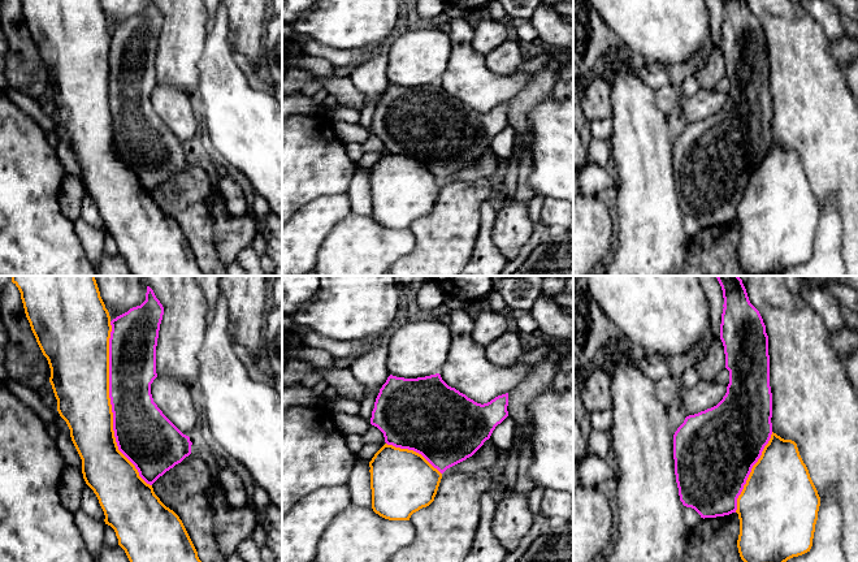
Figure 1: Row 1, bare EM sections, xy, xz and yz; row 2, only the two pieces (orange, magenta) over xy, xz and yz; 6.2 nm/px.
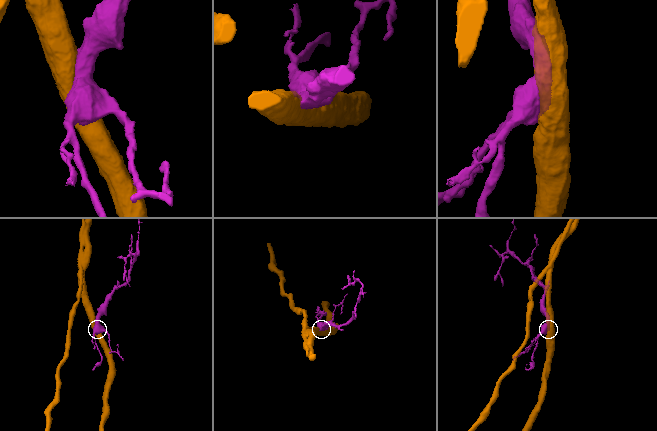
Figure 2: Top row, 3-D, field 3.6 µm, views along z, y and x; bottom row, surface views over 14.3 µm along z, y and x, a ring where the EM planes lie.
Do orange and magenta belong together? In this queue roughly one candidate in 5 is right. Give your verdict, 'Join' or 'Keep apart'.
Keep apart

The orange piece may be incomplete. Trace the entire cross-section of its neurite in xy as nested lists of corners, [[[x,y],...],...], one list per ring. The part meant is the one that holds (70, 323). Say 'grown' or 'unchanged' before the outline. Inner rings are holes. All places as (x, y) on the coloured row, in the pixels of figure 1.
unchanged; [[[12,276],[18,288],[26,317],[36,342],[47,358],[57,411],[70,429],[72,441],[82,459],[86,484],[96,494],[110,526],[130,562],[202,562],[179,516],[166,507],[147,484],[135,466],[118,450],[109,398],[110,316],[100,297],[95,276]]]

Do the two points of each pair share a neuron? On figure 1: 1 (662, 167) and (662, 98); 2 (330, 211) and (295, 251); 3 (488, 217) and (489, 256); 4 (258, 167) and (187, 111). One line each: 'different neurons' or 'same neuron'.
1: different neurons
2: same neuron
3: same neuron
4: different neurons

